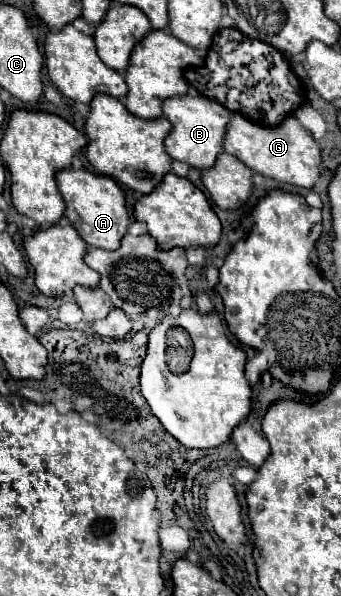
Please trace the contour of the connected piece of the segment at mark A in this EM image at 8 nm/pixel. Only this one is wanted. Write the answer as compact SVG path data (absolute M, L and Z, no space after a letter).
M60 169L56 173L56 183L58 189L64 197L66 211L64 217L68 223L78 231L78 235L90 245L90 247L100 247L114 251L120 247L120 239L126 235L126 229L130 225L130 215L126 209L126 199L118 183L110 177L94 175L88 169Z

